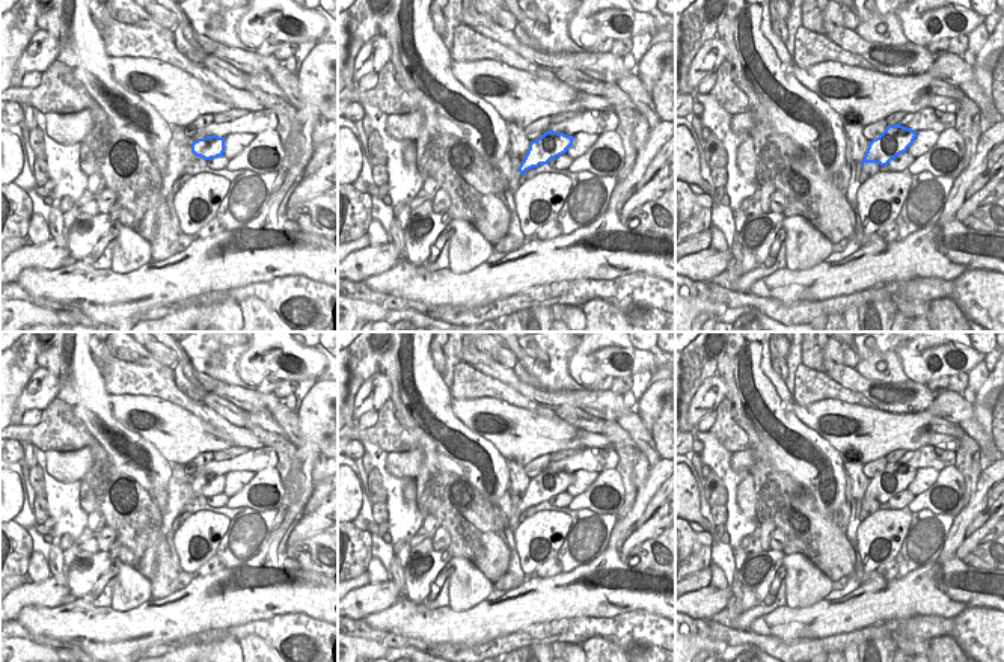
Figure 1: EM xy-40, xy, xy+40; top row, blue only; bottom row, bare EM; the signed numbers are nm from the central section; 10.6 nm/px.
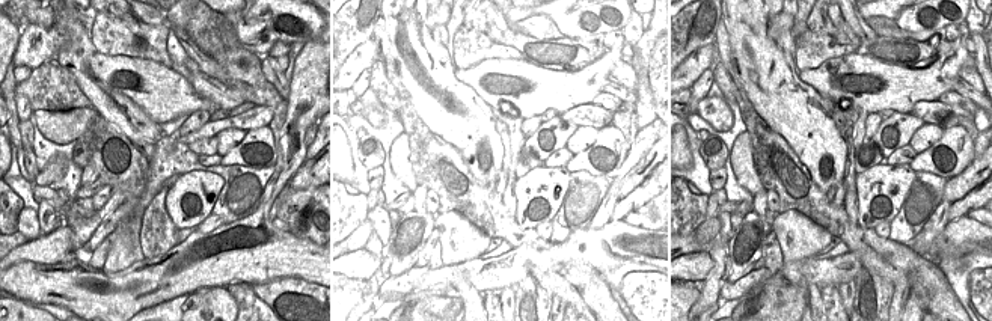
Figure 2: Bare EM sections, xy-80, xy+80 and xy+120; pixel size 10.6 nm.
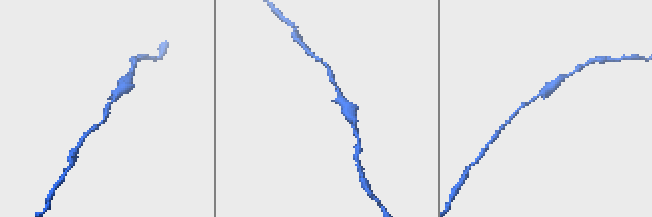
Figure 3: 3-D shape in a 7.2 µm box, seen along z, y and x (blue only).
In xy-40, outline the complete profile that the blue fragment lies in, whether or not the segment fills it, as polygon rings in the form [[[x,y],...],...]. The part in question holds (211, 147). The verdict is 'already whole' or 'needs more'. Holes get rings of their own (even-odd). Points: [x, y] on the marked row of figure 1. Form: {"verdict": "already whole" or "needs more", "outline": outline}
{"verdict": "already whole", "outline": [[[207,136],[204,139],[193,140],[191,152],[205,161],[222,157],[225,152],[225,137]]]}

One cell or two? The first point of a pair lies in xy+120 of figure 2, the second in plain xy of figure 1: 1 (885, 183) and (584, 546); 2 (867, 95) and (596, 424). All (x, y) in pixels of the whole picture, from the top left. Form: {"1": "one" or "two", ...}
{"1": "two", "2": "two"}

